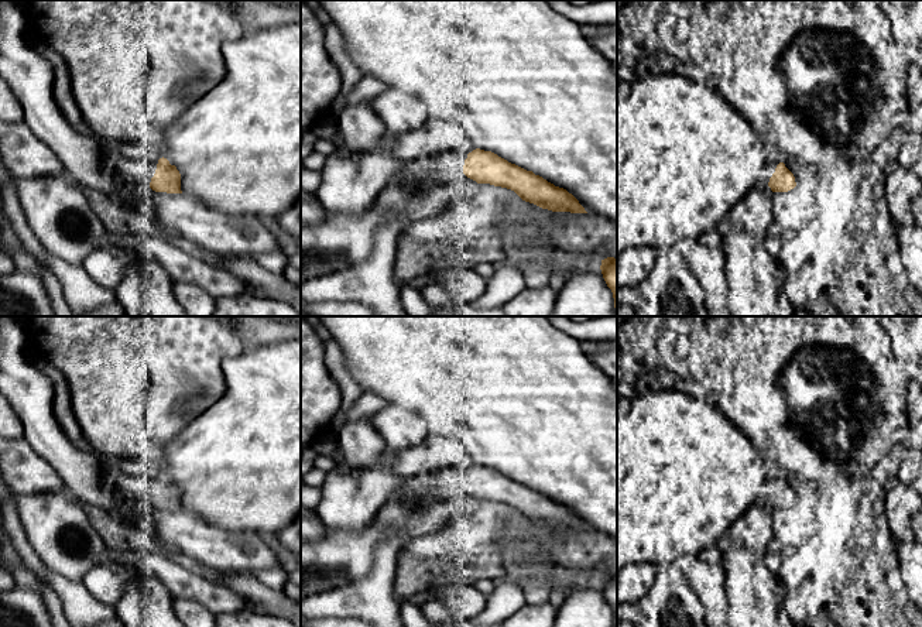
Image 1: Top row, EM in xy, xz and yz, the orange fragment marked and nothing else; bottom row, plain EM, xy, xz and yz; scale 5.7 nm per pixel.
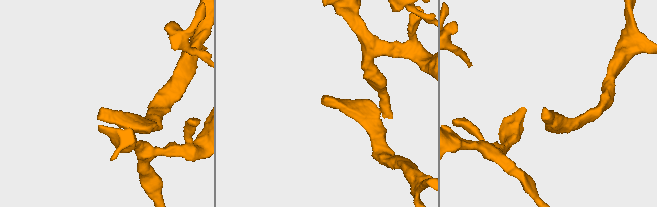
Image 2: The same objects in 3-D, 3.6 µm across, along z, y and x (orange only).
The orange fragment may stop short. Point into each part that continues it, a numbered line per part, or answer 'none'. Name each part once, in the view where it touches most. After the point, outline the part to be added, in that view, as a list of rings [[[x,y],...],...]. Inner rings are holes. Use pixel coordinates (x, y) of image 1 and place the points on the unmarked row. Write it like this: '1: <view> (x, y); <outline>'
1: xy (134, 489); [[[117,467],[104,469],[104,484],[114,489],[120,496],[137,503],[150,501],[152,494],[147,479],[126,476]]]

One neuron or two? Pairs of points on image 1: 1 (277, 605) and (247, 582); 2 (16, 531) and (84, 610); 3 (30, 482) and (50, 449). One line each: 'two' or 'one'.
1: one
2: one
3: two

